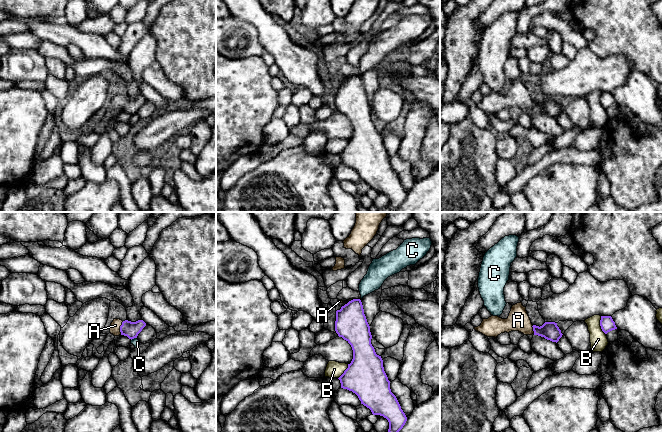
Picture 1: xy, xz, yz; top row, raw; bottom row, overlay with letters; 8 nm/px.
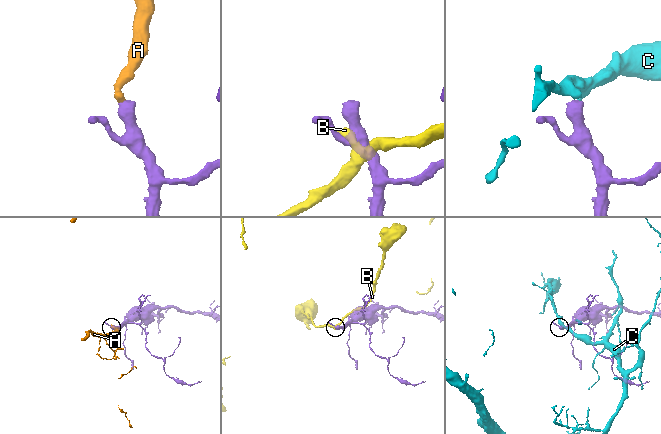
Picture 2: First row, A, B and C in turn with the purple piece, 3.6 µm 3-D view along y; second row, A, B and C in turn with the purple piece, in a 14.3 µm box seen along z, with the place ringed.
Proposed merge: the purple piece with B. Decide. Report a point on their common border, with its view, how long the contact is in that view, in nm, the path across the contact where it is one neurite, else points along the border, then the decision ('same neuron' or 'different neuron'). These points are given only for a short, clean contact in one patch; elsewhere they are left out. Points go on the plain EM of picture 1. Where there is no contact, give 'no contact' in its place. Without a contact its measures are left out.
contact yz (600, 101); length 160 nm; border yz (600, 92), (600, 104), (605, 110); different neuron

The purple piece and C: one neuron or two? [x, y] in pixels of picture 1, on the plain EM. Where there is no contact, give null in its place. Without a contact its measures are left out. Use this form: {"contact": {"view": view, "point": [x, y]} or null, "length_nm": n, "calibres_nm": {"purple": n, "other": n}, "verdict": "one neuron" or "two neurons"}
{"contact": {"view": "xy", "point": [133, 114]}, "length_nm": 50, "calibres_nm": {"purple": 130, "other": 60}, "verdict": "two neurons"}

